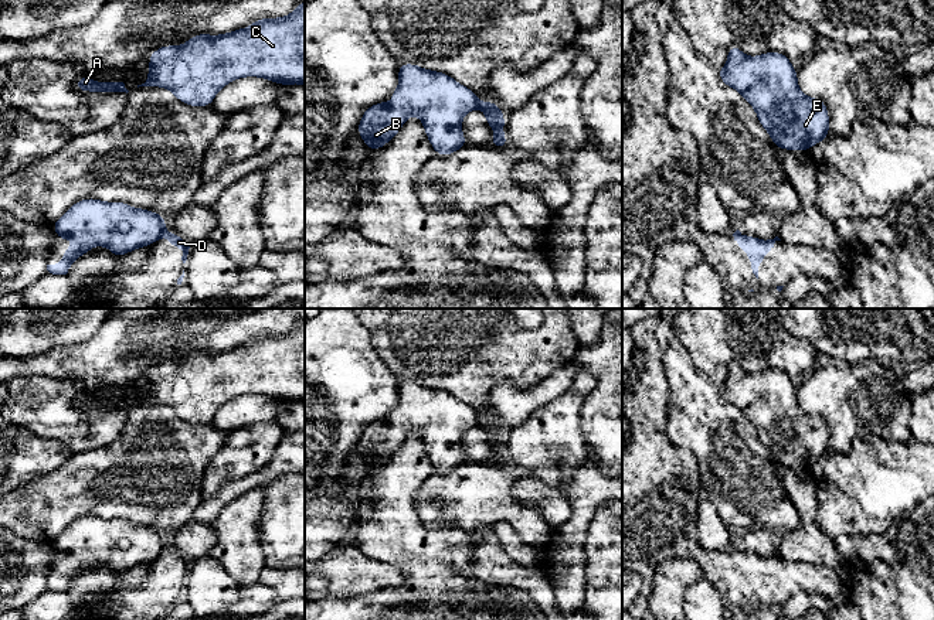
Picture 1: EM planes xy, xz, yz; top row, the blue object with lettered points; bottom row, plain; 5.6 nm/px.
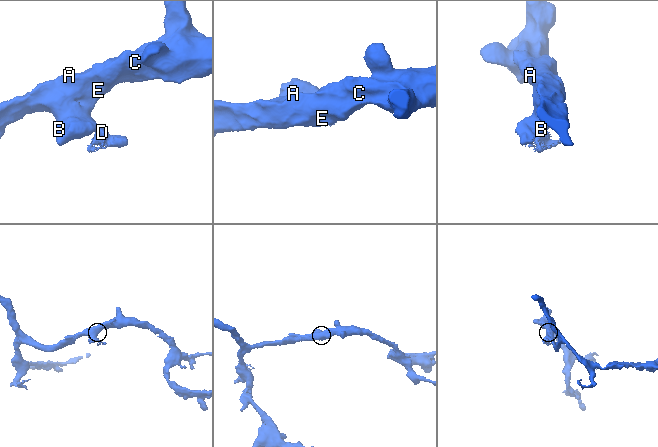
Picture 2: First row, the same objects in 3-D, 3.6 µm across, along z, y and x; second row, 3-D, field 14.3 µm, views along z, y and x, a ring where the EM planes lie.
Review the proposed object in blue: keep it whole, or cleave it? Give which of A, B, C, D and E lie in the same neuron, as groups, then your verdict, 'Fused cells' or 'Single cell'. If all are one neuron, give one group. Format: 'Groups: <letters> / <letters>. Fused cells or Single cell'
Groups: A B C E / D. Fused cells

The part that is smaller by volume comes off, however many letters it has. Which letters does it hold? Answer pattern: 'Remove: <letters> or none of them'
Remove: D

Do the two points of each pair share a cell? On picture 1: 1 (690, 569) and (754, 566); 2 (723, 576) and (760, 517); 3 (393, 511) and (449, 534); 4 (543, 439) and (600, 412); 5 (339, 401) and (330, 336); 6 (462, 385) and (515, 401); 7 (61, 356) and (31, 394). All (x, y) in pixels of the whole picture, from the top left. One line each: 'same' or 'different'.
1: different
2: different
3: same
4: different
5: same
6: different
7: different

